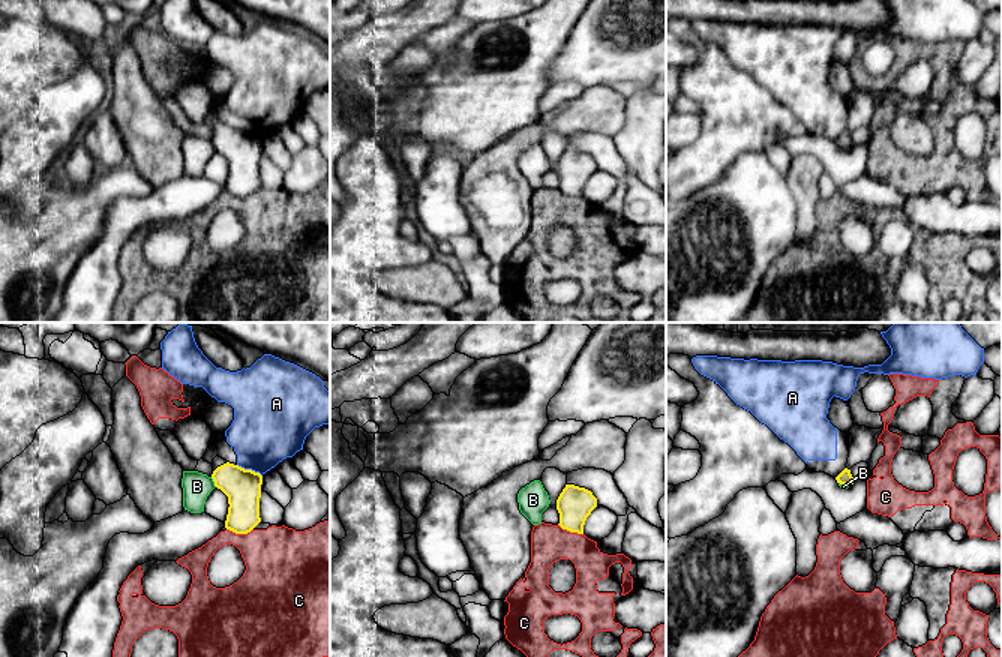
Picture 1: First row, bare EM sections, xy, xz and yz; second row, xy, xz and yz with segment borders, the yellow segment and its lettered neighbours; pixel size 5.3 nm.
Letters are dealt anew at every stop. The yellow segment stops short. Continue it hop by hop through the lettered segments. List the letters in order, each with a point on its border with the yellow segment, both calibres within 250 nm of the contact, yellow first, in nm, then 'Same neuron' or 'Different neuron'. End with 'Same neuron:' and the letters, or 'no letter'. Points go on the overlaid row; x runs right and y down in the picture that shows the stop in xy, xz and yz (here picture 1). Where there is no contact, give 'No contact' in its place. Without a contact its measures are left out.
A: Touches yellow at xy (249, 470). Thickness 190 nm (yellow) against 380 nm. Different neuron
B: Touches yellow at xy (213, 480). Thickness 190 nm (yellow) against 160 nm. Different neuron
C: Touches yellow at xy (240, 533). Thickness 190 nm (yellow) against 360 nm. Different neuron
Same neuron: no letter

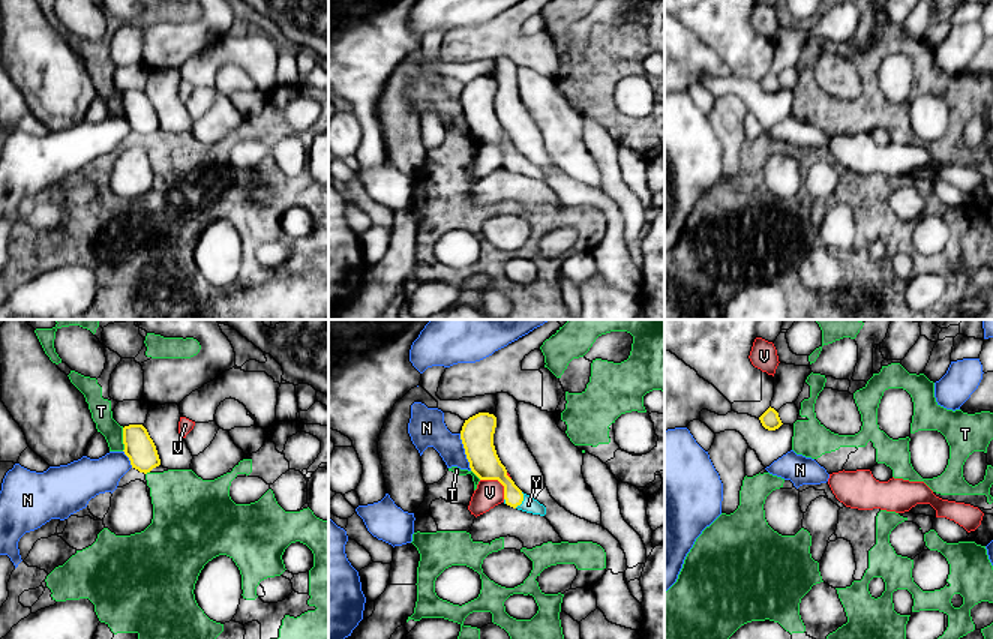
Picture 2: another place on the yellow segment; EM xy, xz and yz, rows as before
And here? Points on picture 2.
N: Touches yellow at xz (465, 452). Thickness 180 nm (yellow) against 200 nm. Different neuron
T: Touches yellow at xy (123, 440). Thickness 160 nm (yellow) against 110 nm. Different neuron
V: Touches yellow at xz (498, 480). Thickness 170 nm (yellow) against 140 nm. Different neuron
Y: Touches yellow at xz (522, 500). Thickness 140 nm (yellow) against 80 nm. Same neuron
Same neuron: Y

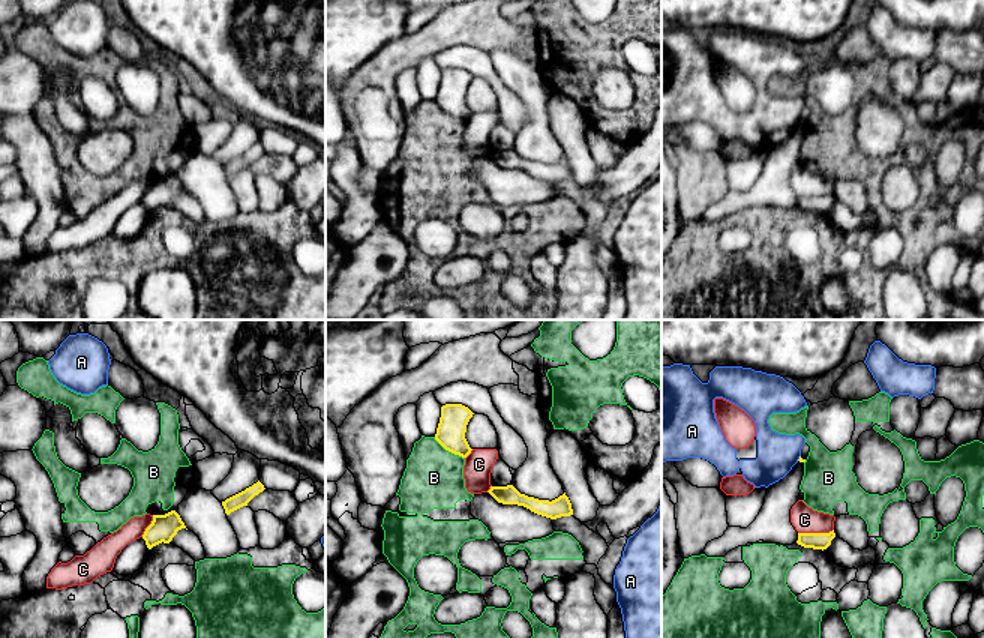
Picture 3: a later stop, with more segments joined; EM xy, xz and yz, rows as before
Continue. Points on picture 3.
A: Touches yellow at yz (800, 458). Thickness 20 nm (yellow) against 220 nm. Different neuron
B: Touches yellow at xz (449, 451). Thickness 160 nm (yellow) against 320 nm. Different neuron
C: Touches yellow at yz (815, 533). Thickness 100 nm (yellow) against 140 nm. Different neuron
Same neuron: no letter

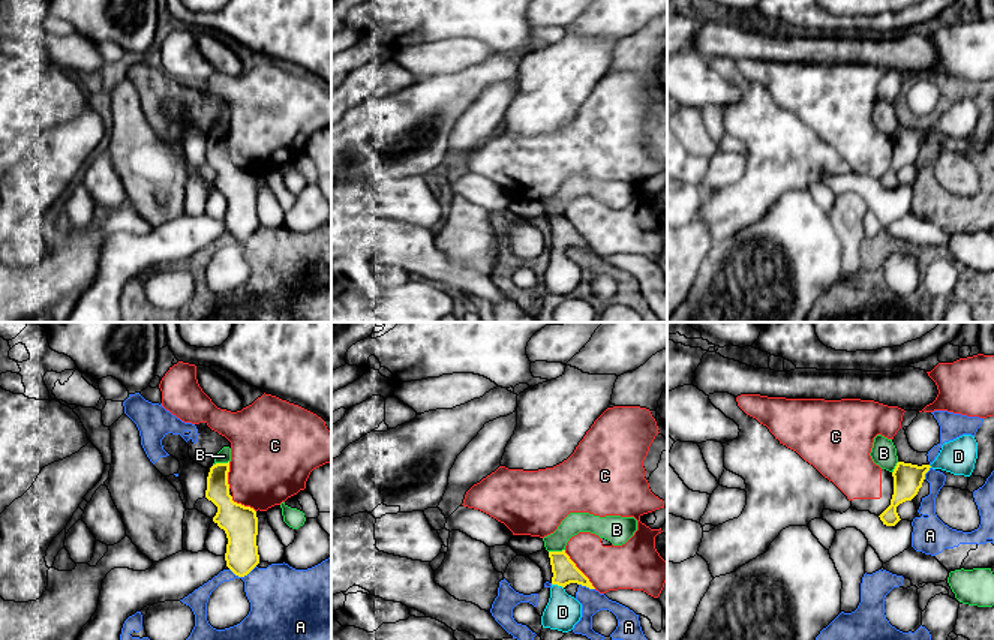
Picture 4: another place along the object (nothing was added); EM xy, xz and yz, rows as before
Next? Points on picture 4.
A: Touches yellow at xy (242, 576). Thickness 180 nm (yellow) against 360 nm. Different neuron
B: Touches yellow at xy (221, 463). Thickness 130 nm (yellow) against 80 nm. Different neuron
C: Touches yellow at xz (579, 570). Thickness 130 nm (yellow) against 240 nm. Different neuron
D: Touches yellow at xz (558, 585). Thickness 130 nm (yellow) against 190 nm. Same neuron
Same neuron: D

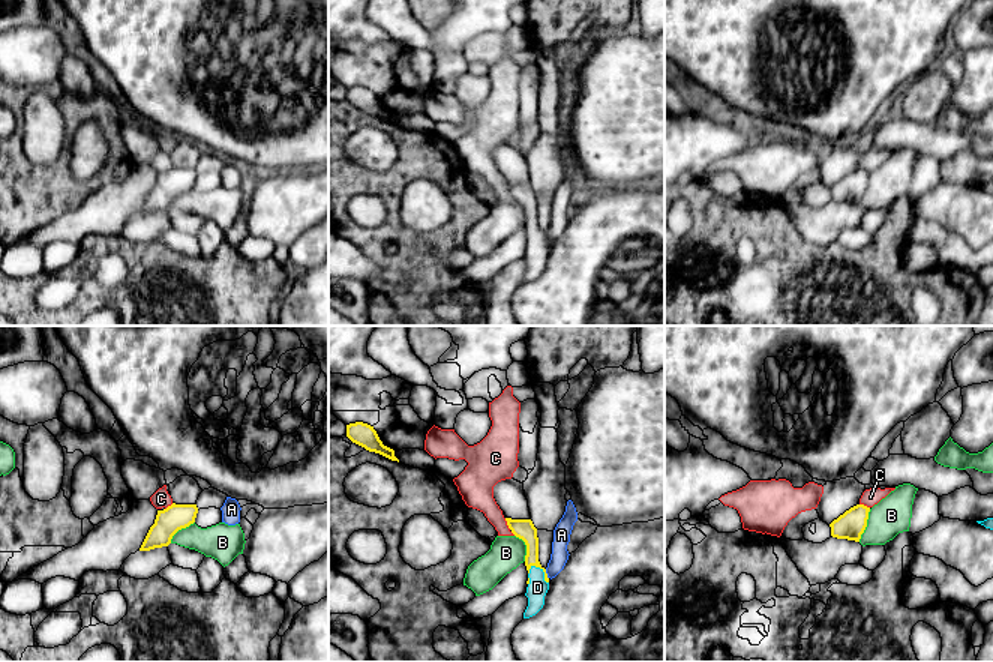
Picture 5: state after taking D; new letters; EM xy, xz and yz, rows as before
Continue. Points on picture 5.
A: Touches yellow at xz (546, 574). Thickness 100 nm (yellow) against 100 nm. Different neuron
B: Touches yellow at yz (866, 526). Thickness 150 nm (yellow) against 200 nm. Different neuron
C: Touches yellow at xz (507, 524). Thickness 110 nm (yellow) against 180 nm. Different neuron
D: Touches yellow at xz (543, 571). Thickness 110 nm (yellow) against 110 nm. Same neuron
Same neuron: D

